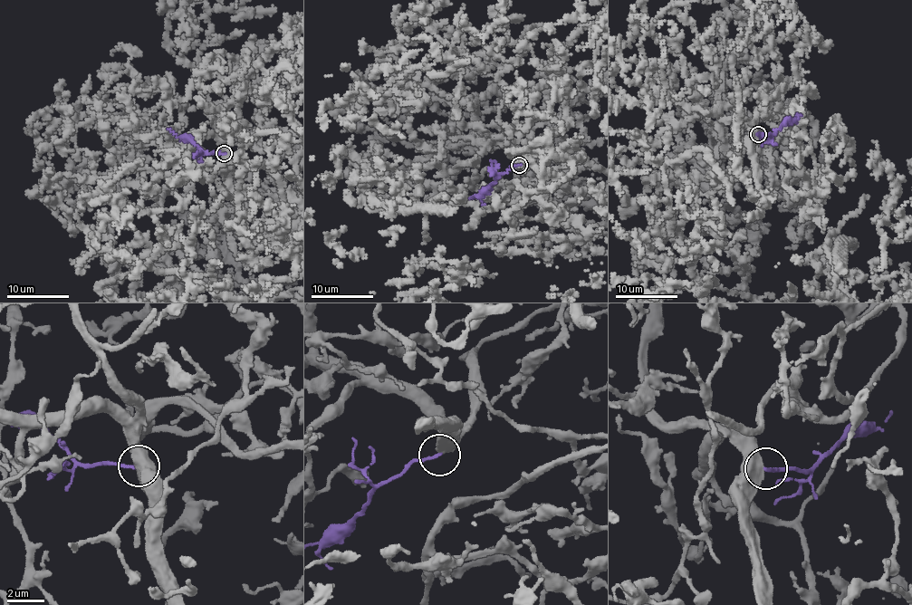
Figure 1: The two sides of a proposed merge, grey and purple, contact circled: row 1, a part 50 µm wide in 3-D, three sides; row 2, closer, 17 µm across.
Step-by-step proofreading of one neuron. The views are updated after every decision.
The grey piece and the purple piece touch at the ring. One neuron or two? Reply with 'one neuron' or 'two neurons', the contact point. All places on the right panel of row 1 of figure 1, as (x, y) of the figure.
two neurons; at (758, 134)

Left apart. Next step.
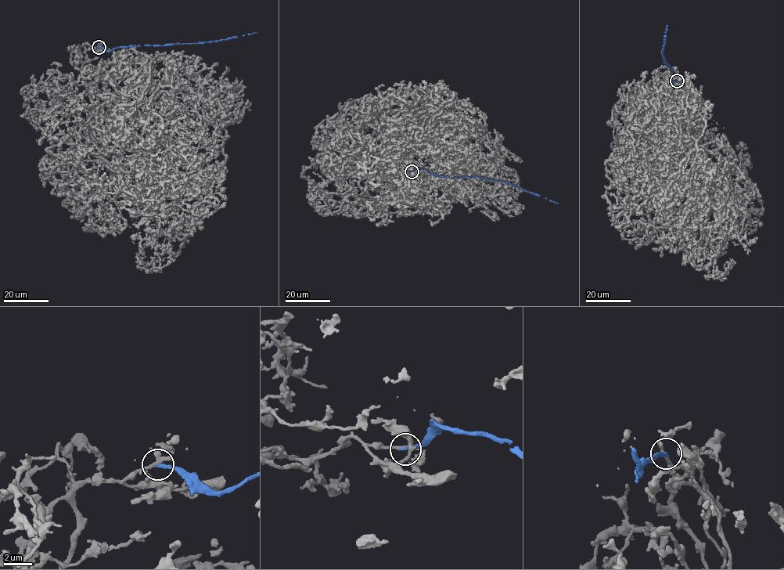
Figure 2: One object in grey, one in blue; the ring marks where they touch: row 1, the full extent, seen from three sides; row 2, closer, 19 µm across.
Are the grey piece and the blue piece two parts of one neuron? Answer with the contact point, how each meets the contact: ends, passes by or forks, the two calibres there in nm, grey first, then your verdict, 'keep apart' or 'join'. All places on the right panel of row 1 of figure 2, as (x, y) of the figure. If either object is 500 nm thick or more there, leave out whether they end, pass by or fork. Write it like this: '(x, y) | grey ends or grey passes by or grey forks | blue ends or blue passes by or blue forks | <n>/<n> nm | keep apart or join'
(677, 81) | grey ends | blue ends | 340/280 nm | keep apart

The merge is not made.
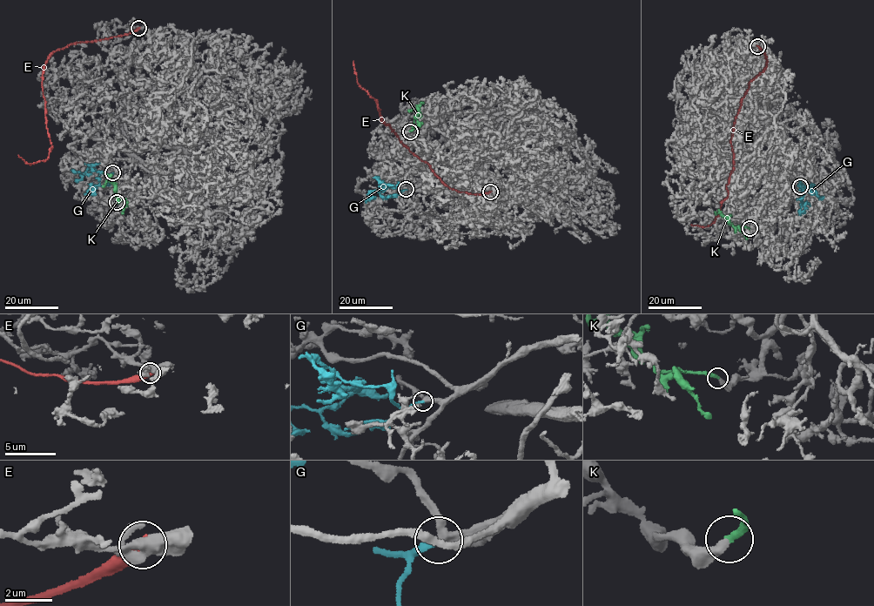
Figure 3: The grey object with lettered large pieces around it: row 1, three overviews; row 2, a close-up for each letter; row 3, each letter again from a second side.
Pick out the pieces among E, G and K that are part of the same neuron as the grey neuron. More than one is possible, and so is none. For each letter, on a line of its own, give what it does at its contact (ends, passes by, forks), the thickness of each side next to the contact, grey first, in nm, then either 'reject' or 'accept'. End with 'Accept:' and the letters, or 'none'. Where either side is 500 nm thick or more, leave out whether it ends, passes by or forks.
E: it ends; calibres 420 and 440 nm; reject
G: it ends; calibres 280 and 240 nm; accept
K: it ends; calibres 300 and 280 nm; accept
Accept: G, K

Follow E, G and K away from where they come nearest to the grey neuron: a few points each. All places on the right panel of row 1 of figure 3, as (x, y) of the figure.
E: (757, 46), (768, 60), (750, 80), (736, 118), (727, 196), (712, 224), (690, 224)
G: (800, 185), (803, 187), (812, 185), (810, 191), (814, 191), (820, 197), (823, 196)
K: (749, 228), (735, 227), (718, 211)

